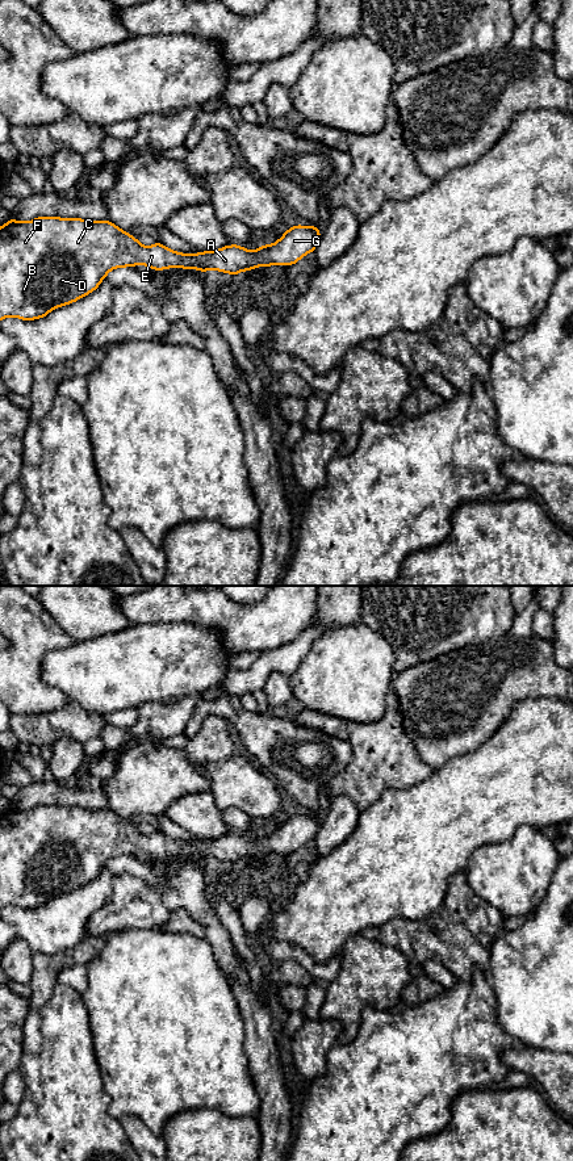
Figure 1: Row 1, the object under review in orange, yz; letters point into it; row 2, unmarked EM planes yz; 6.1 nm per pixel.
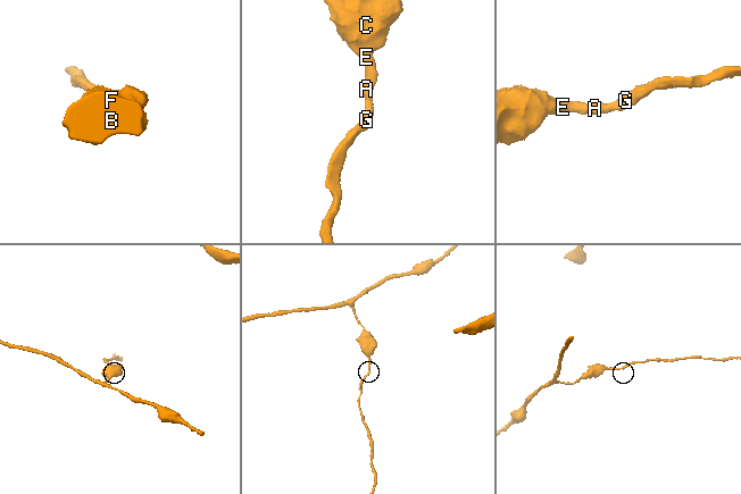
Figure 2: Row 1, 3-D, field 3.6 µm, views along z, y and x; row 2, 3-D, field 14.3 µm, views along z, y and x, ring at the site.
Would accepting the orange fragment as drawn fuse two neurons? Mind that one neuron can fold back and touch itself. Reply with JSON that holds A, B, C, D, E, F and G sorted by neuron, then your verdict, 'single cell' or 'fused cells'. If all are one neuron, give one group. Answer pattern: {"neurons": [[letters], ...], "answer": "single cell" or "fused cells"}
{"neurons": [["A", "B", "C", "D", "E", "F", "G"]], "answer": "single cell"}

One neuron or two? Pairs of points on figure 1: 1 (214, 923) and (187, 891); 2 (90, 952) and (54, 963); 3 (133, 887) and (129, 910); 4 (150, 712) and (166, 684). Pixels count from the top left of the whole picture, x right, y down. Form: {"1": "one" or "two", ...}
{"1": "one", "2": "one", "3": "one", "4": "two"}

